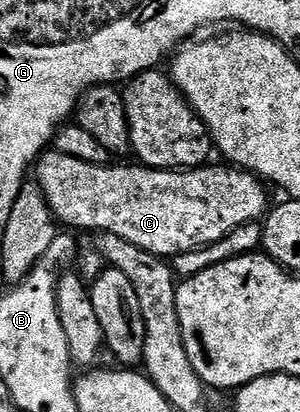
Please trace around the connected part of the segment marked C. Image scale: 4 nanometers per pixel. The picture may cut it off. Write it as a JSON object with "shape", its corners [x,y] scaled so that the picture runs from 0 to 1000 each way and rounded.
{"shape":[[[157,362],[113,398],[110,434],[117,425],[120,439],[130,442],[120,444],[127,464],[167,498],[170,515],[200,544],[227,541],[227,553],[267,551],[277,561],[317,561],[313,566],[360,561],[390,575],[417,575],[430,595],[457,595],[457,604],[483,604],[533,624],[580,624],[737,585],[803,546],[863,541],[897,510],[887,464],[893,456],[840,417],[780,400],[680,400],[647,410],[447,403],[340,405],[180,362]]]}

